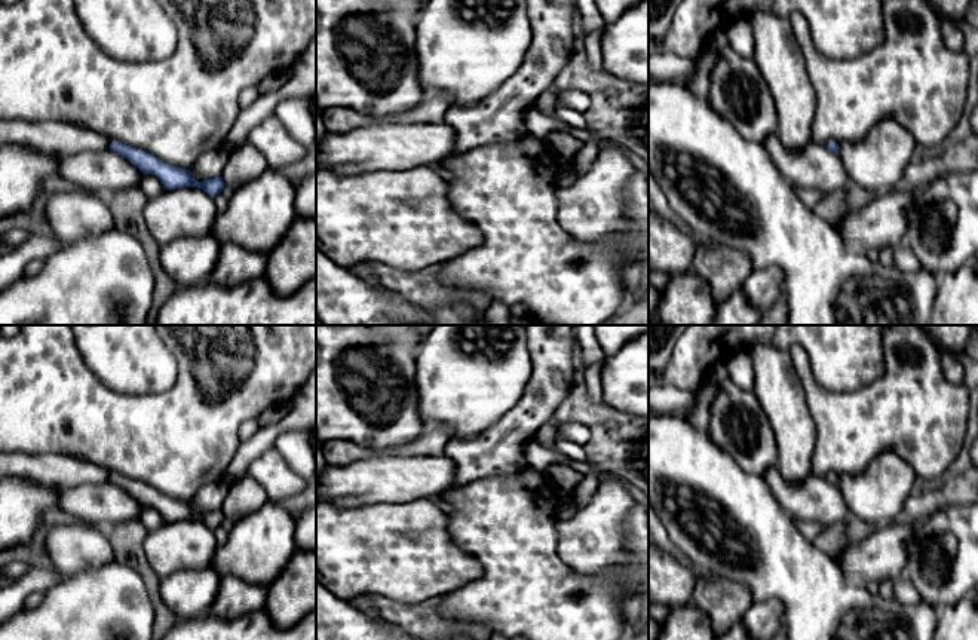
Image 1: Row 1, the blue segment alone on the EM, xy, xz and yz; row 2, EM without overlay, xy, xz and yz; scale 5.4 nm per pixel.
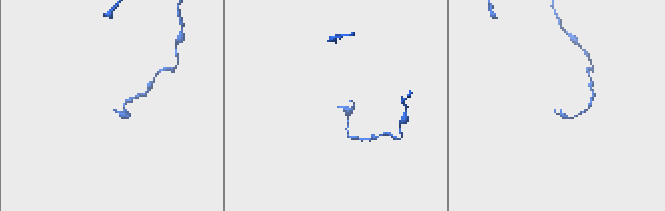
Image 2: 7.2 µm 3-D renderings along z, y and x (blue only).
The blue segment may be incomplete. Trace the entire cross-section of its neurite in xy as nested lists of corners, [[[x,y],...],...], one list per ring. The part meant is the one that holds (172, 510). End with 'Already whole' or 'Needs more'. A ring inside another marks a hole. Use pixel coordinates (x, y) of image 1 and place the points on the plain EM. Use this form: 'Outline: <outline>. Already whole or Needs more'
Outline: [[[119,474],[111,475],[110,481],[117,484],[120,489],[126,490],[142,506],[156,508],[162,514],[165,523],[197,520],[202,521],[205,526],[208,526],[211,530],[215,530],[217,527],[221,526],[221,523],[226,518],[223,509],[199,515],[194,512],[190,502],[183,502],[165,496],[144,483],[122,477]]]. Already whole

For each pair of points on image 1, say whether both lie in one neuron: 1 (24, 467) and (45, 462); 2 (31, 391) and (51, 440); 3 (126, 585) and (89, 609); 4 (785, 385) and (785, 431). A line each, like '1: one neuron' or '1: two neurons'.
1: one neuron
2: one neuron
3: one neuron
4: one neuron

